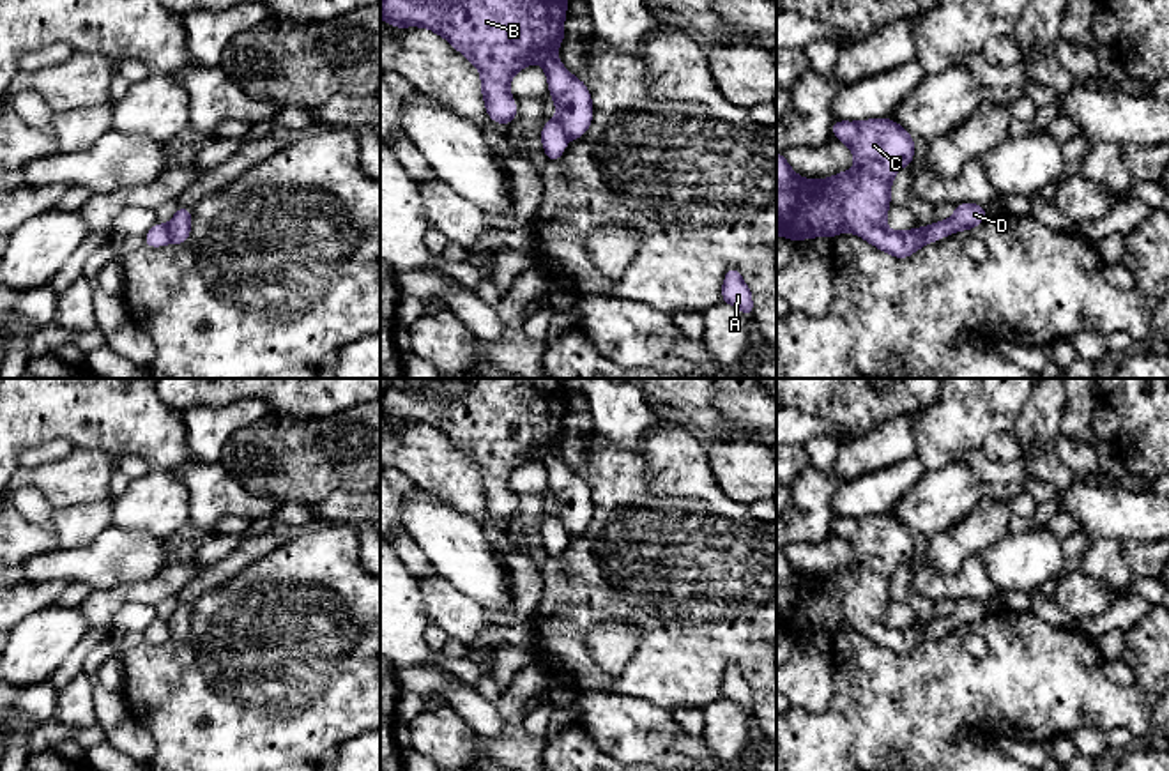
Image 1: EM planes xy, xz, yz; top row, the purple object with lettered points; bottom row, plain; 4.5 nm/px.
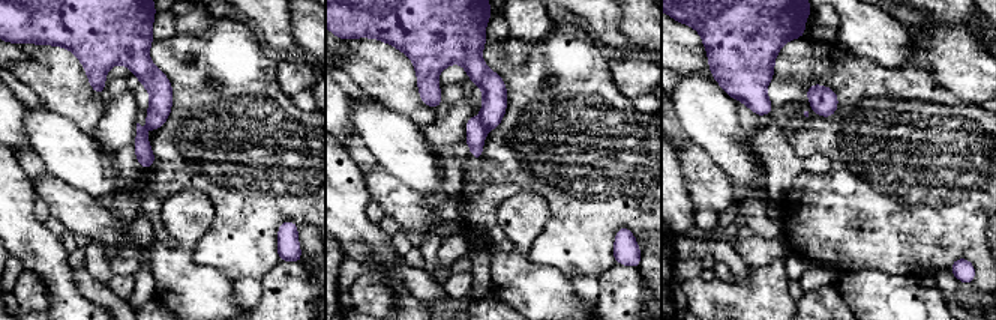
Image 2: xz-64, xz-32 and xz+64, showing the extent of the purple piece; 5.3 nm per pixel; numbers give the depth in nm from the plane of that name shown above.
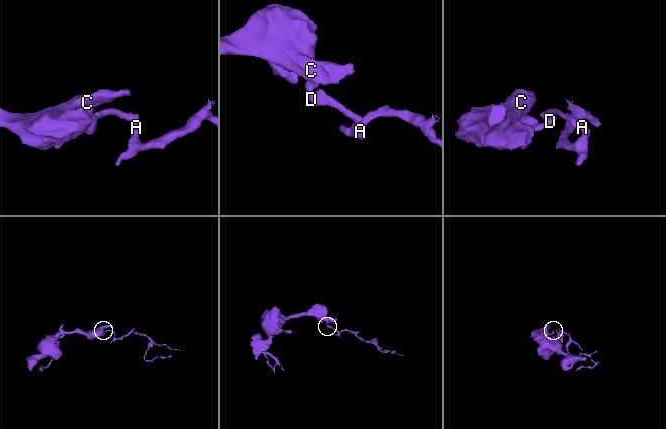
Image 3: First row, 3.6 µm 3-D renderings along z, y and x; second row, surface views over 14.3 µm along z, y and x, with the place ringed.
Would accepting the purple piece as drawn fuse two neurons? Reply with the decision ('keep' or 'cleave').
cleave

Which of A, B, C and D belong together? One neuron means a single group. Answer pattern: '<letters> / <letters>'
A D / B C

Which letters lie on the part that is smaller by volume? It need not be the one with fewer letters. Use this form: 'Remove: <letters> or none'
Remove: A, D

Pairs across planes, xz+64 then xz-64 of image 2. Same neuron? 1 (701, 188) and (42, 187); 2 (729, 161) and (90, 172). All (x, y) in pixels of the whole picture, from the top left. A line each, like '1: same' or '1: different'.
1: same
2: same

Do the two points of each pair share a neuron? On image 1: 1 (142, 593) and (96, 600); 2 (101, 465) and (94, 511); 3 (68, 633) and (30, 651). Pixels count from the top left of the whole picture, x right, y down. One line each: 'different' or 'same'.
1: same
2: different
3: same

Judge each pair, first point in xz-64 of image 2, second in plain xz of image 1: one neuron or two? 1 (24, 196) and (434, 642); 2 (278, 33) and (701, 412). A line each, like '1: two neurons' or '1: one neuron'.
1: two neurons
2: one neuron

